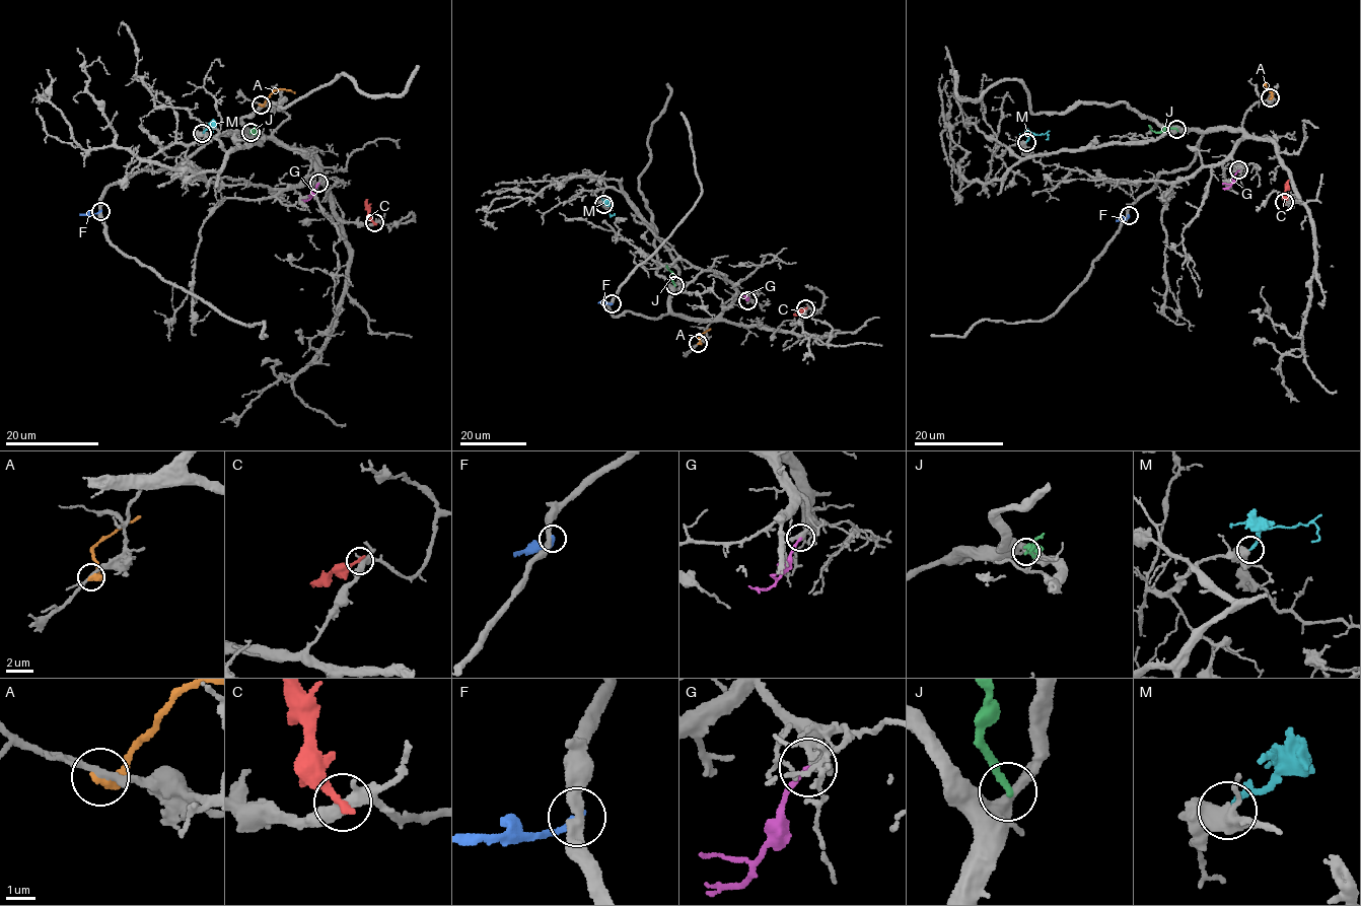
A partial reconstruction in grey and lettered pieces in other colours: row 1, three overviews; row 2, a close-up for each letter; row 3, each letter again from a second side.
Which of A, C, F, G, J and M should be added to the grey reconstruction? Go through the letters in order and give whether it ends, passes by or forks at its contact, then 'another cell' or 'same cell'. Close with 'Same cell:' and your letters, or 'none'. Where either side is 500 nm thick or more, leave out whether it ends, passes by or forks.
A: it ends there; another cell
C: it ends there; another cell
F: it ends there; another cell
G: another cell
J: it ends there; another cell
M: same cell
Same cell: M

